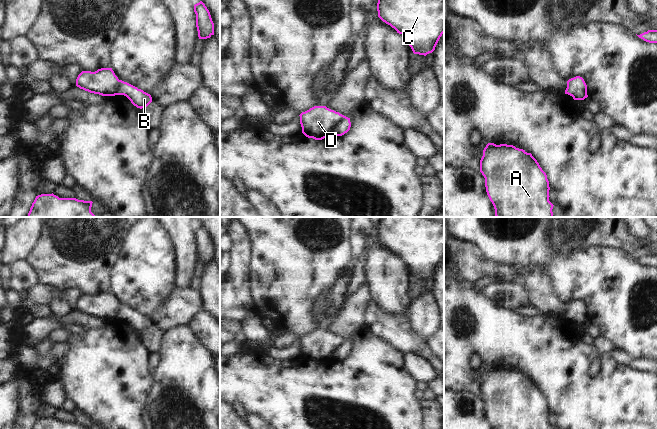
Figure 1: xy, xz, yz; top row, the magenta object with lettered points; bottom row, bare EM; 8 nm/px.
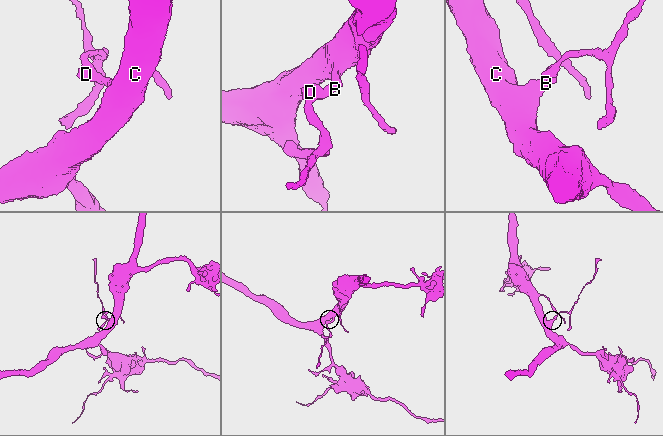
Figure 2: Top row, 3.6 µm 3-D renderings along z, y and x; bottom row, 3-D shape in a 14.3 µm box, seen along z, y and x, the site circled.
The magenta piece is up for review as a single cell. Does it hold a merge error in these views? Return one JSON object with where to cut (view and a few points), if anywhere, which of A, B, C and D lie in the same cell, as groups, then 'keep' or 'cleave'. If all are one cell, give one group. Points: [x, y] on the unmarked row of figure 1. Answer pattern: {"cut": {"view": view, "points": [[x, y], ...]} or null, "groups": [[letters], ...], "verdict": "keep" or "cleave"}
{"cut": {"view": "xz", "points": [[344, 340], [333, 351], [330, 358]]}, "groups": [["A", "B", "C"], ["D"]], "verdict": "cleave"}

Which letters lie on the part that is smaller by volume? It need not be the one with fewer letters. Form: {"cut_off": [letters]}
{"cut_off": ["D"]}

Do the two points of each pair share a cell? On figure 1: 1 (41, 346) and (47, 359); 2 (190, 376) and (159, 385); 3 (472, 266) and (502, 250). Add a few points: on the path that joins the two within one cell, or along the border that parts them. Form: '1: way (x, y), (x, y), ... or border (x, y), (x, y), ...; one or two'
1: way (42, 349), (44, 356); one
2: way (182, 384), (167, 385); one
3: border (469, 242), (491, 260), (509, 266); two

